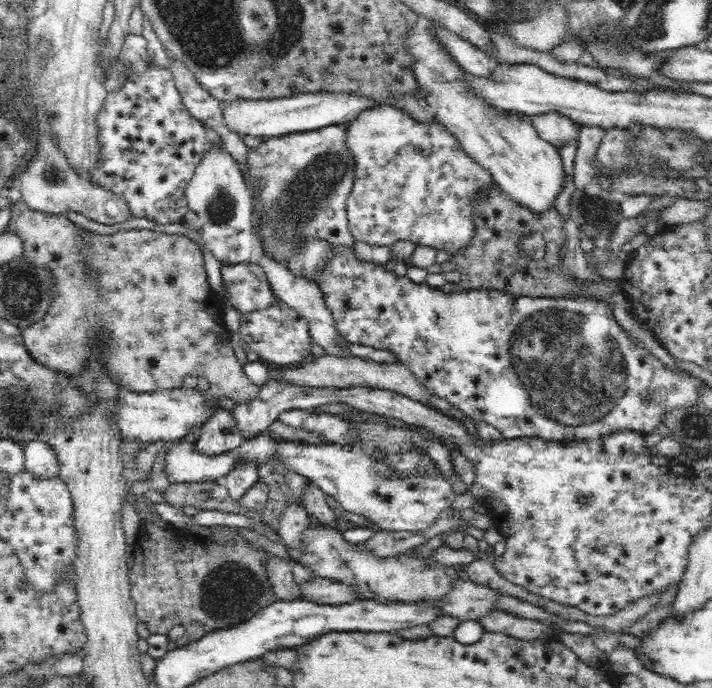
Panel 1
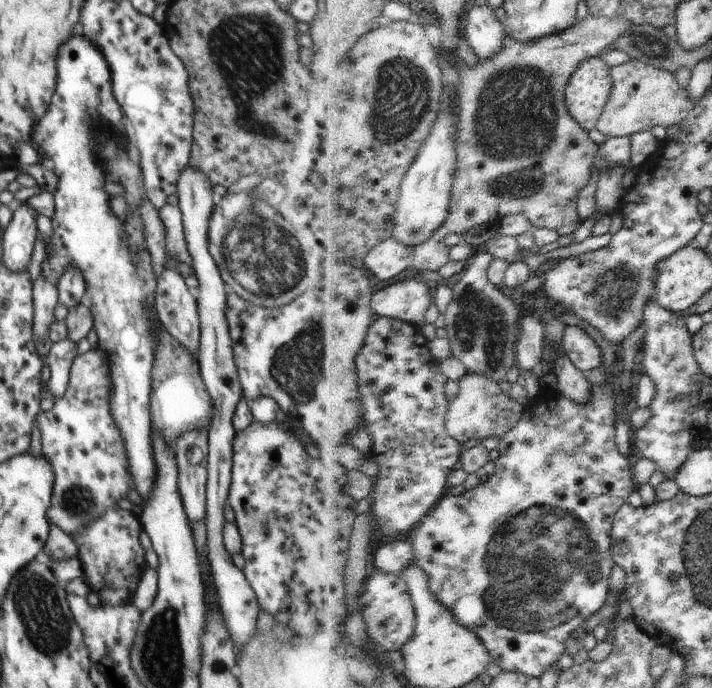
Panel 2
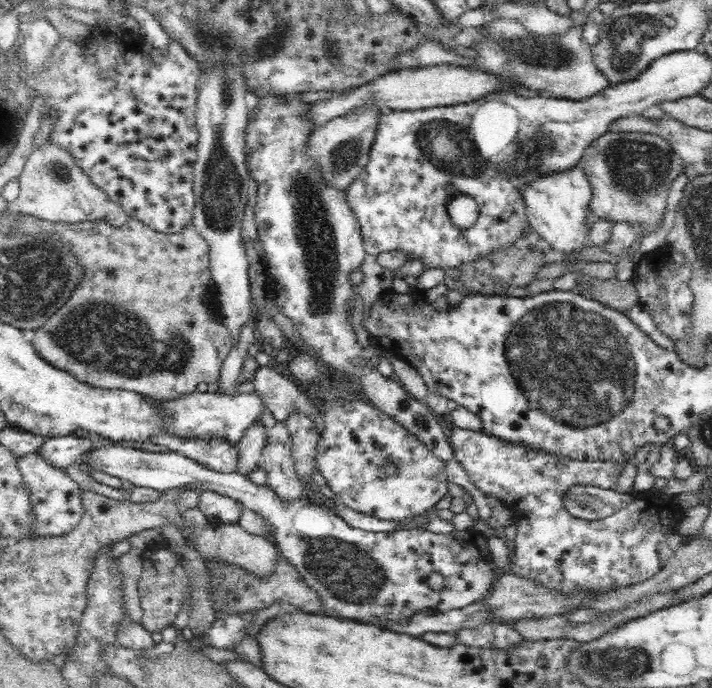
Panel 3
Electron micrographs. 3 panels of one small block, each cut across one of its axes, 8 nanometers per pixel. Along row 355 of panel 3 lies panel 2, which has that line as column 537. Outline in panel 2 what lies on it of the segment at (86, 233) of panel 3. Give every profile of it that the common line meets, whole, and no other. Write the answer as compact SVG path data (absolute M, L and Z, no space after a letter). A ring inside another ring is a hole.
M589 14L576 26L562 34L542 38L538 42L518 42L514 36L506 37L506 48L492 60L481 60L471 67L462 60L458 70L462 72L460 90L459 122L459 166L457 179L450 201L450 214L446 224L434 236L414 248L413 266L417 271L442 270L450 262L452 247L445 244L450 234L466 234L472 228L487 224L494 228L512 213L526 213L533 226L556 230L560 236L576 234L585 223L579 212L580 193L592 180L595 160L601 145L592 138L583 123L571 113L567 103L567 90L572 77L583 63L602 56L608 48L626 34L632 32L636 24L624 16L595 17Z

